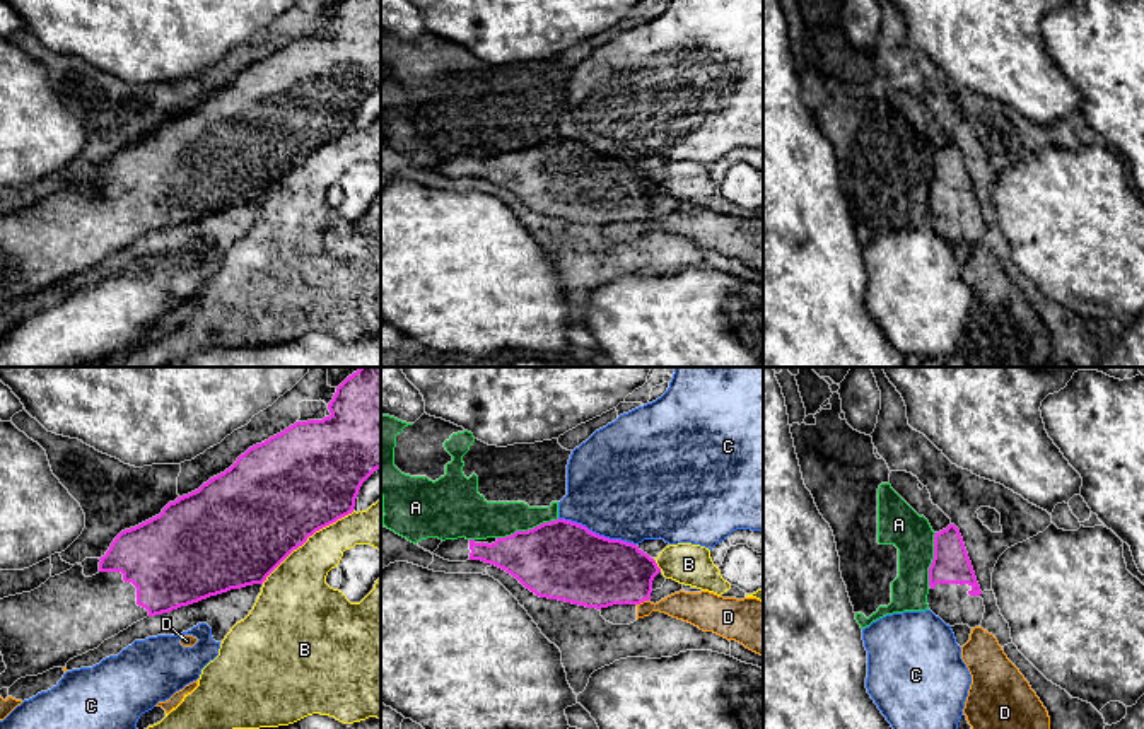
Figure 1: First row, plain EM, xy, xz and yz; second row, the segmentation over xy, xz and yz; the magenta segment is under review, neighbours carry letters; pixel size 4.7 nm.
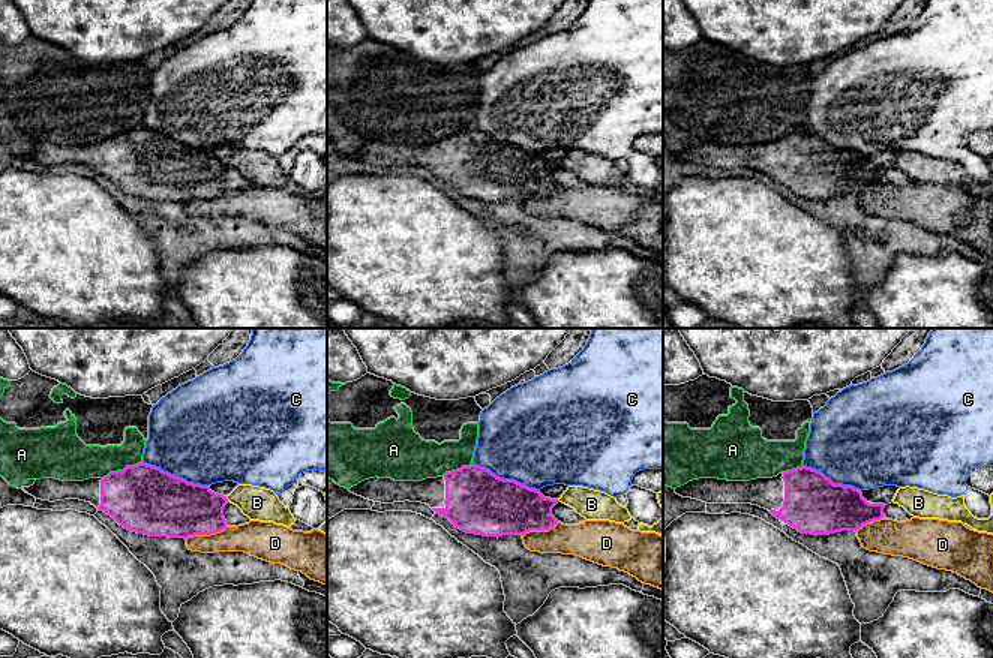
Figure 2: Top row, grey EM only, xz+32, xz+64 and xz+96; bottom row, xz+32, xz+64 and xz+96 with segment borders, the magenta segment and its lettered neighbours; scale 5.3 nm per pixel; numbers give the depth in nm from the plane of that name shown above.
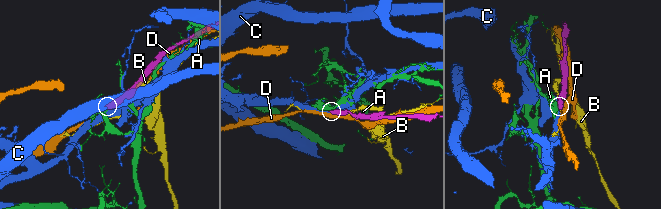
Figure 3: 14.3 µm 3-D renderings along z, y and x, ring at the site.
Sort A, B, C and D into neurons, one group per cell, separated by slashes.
A / B / C / D

